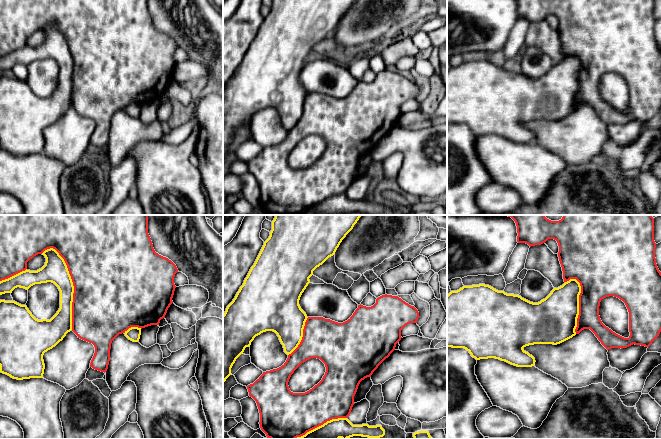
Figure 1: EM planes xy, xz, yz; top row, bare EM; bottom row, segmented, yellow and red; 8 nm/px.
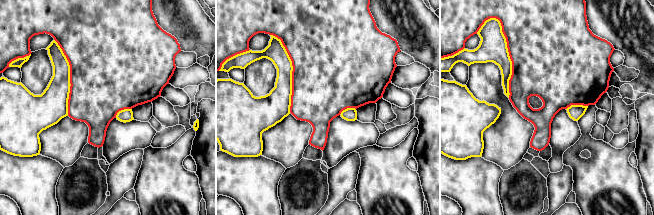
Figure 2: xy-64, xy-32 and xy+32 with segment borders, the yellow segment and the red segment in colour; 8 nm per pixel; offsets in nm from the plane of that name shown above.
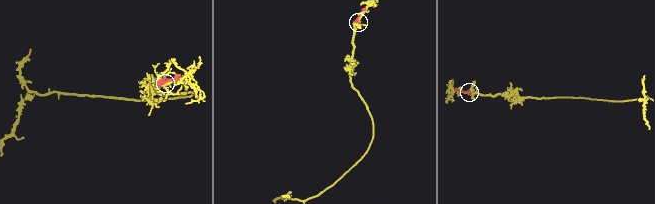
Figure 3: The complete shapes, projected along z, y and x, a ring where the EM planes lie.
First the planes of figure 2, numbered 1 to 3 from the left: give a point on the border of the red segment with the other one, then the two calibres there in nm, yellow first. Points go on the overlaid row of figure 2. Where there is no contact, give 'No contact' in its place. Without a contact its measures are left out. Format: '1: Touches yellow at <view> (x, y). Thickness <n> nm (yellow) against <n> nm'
1: Touches yellow at xy-64 (69, 77). Thickness 240 nm (yellow) against 500 nm
2: Touches yellow at xy-32 (292, 70). Thickness 190 nm (yellow) against 500 nm
3: Touches yellow at xy+32 (508, 55). Thickness 220 nm (yellow) against 480 nm

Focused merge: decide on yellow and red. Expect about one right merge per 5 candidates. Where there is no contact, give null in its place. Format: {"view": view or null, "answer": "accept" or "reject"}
{"view": "xy", "answer": "reject"}

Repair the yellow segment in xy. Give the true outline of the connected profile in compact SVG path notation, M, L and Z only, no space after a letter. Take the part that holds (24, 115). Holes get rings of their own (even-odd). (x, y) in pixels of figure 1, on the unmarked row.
M53 24L45 26L42 31L45 32L46 38L41 45L37 47L26 45L0 57L0 71L12 69L17 63L28 66L35 60L47 58L54 59L60 67L60 84L50 96L36 95L26 81L0 76L0 148L17 156L42 154L45 145L44 129L55 123L72 106L74 62L67 41Z

